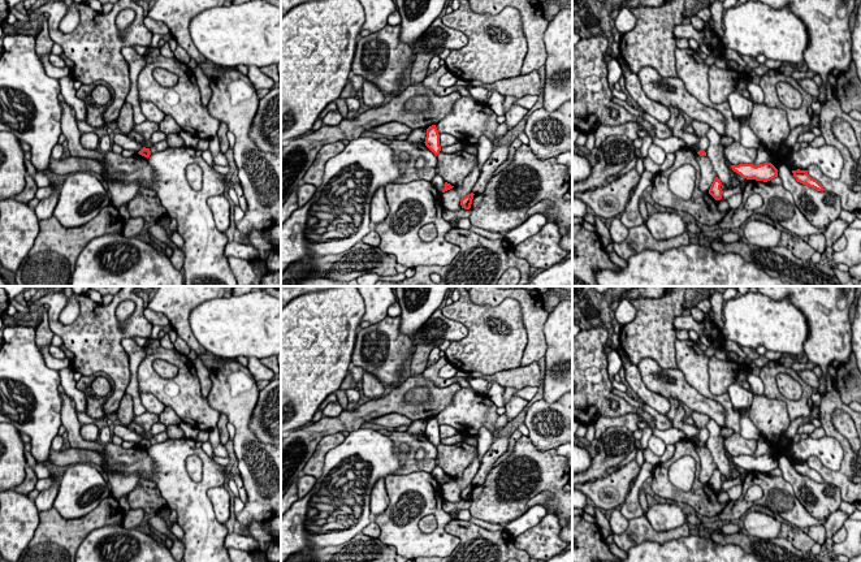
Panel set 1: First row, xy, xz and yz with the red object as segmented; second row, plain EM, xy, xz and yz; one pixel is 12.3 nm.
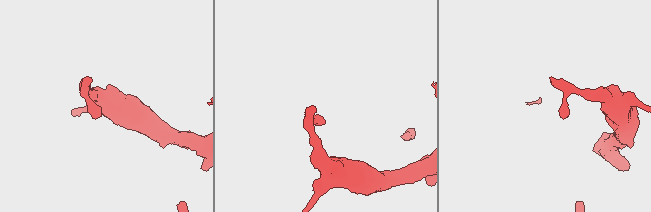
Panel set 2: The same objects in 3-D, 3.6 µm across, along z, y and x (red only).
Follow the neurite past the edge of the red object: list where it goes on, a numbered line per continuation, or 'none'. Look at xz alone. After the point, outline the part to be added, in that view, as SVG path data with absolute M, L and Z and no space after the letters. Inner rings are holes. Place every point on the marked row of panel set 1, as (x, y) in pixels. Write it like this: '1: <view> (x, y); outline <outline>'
none

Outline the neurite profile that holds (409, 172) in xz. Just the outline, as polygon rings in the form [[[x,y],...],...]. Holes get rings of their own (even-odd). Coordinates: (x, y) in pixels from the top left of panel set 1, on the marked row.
[[[393,140],[390,144],[395,155],[406,152],[410,159],[402,164],[401,178],[394,183],[408,183],[416,180],[432,181],[437,173],[437,156],[423,144],[407,140]]]

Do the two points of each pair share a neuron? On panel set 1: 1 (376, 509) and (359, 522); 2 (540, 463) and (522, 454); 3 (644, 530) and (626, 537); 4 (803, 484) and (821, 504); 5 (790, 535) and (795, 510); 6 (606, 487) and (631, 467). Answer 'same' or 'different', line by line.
1: different
2: same
3: same
4: same
5: different
6: same

